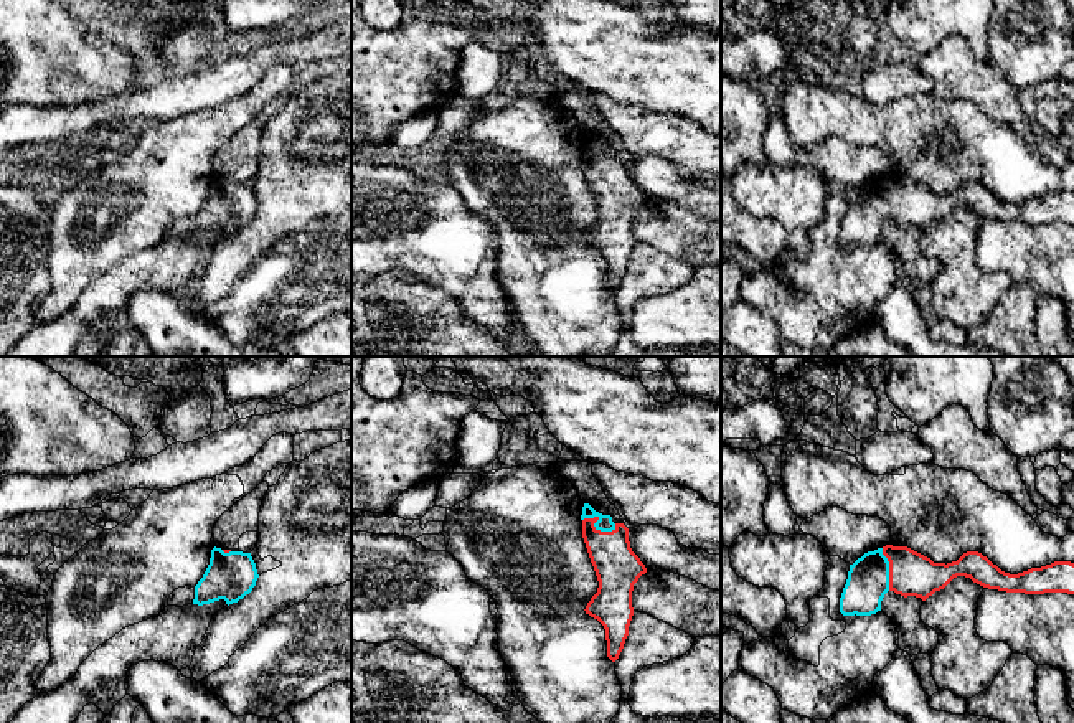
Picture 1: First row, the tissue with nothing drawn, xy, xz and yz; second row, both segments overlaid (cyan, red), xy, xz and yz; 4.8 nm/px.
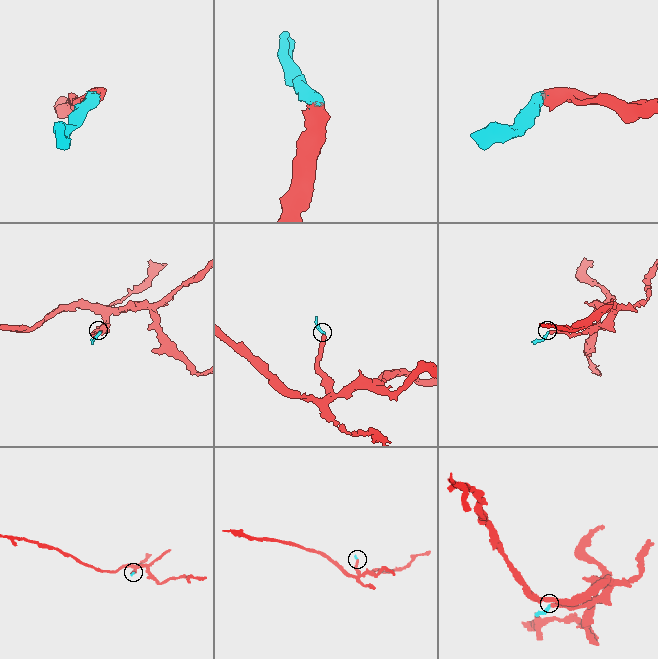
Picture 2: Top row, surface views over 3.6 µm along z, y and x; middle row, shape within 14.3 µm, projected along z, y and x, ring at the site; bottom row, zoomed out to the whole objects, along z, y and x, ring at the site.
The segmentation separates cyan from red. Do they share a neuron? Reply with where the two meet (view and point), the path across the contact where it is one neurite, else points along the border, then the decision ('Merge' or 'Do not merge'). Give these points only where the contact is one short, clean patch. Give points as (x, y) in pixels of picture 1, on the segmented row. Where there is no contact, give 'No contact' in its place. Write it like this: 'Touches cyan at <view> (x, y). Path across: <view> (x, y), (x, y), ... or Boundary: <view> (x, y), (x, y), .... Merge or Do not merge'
Touches cyan at xz (594, 525). Path across: xz (604, 524), (594, 525), (607, 543), (617, 568). Merge

